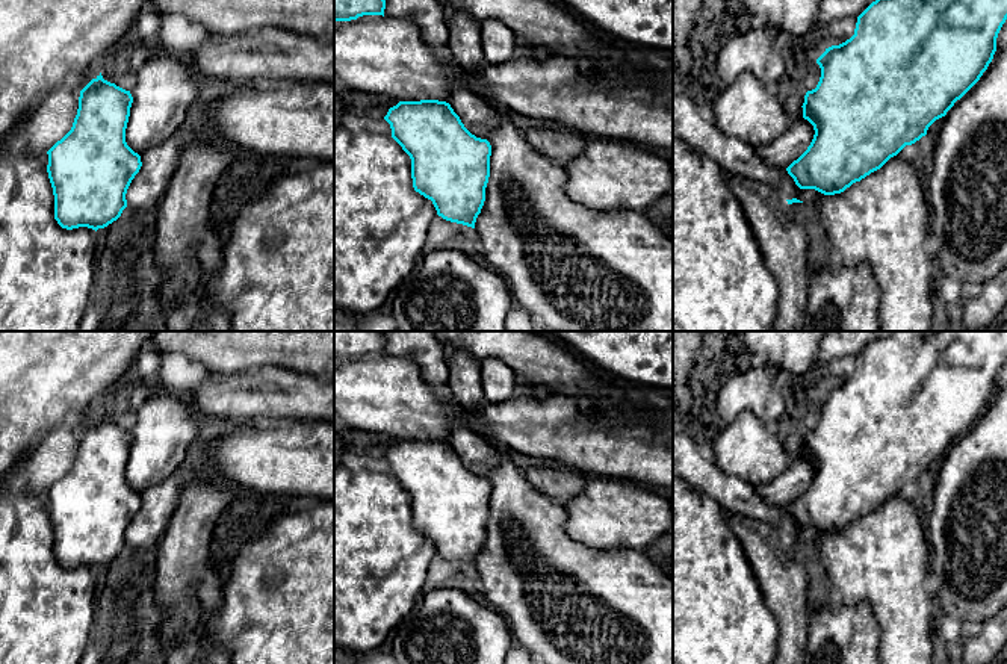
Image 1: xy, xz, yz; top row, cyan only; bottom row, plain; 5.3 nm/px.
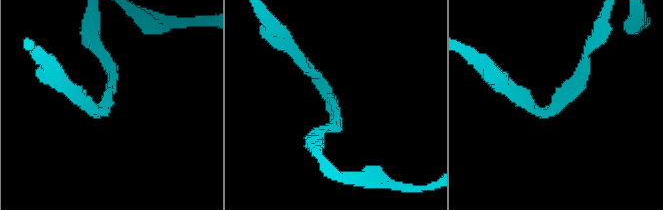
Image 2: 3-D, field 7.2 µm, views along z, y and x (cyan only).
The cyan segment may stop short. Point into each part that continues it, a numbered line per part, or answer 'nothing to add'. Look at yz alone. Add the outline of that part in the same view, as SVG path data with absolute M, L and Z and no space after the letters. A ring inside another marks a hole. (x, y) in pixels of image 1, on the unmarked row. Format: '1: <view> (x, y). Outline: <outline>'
1: yz (799, 474). Outline: M801 446L797 455L791 458L786 470L773 482L758 487L758 493L770 504L788 507L807 489L813 473L813 464L803 457Z

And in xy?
1: xy (165, 428). Outline: M165 389L144 390L135 407L125 481L141 493L180 470L200 433L197 411L186 396Z

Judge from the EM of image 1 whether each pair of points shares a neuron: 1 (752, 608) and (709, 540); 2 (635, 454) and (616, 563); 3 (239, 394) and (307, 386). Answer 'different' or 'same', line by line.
1: same
2: different
3: same

